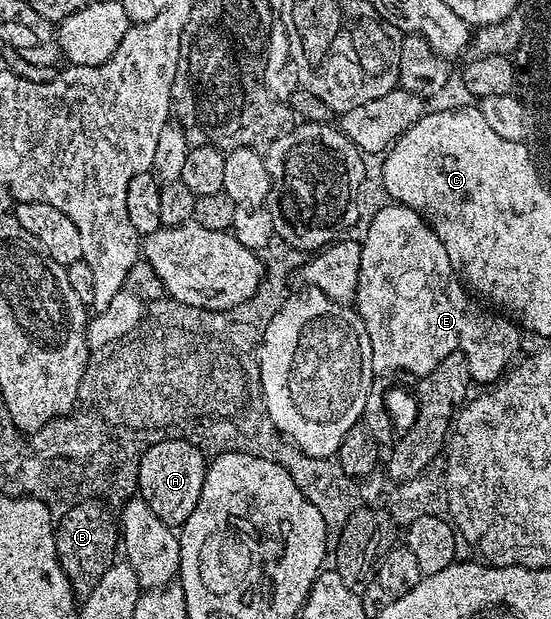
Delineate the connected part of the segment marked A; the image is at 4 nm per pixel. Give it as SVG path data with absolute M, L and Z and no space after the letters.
M161 441L140 452L137 463L137 487L139 497L163 521L174 529L180 529L191 517L195 505L199 505L199 493L203 493L203 481L207 466L206 456L200 449L185 441Z

